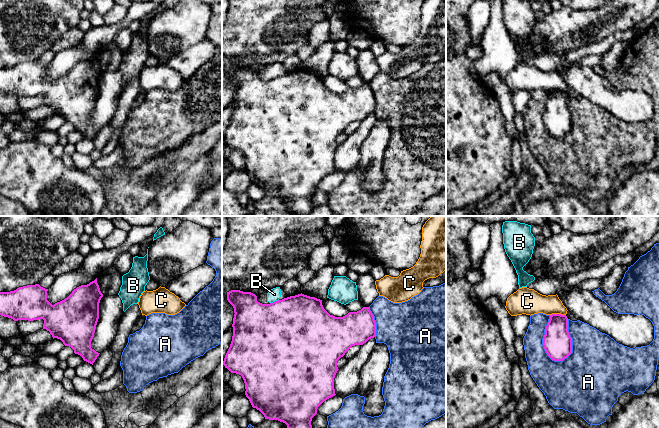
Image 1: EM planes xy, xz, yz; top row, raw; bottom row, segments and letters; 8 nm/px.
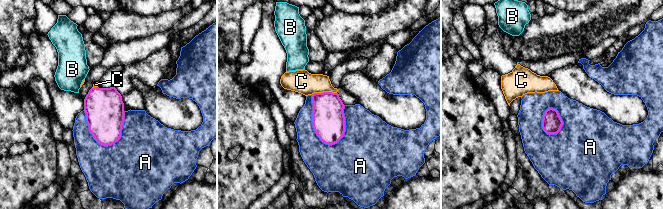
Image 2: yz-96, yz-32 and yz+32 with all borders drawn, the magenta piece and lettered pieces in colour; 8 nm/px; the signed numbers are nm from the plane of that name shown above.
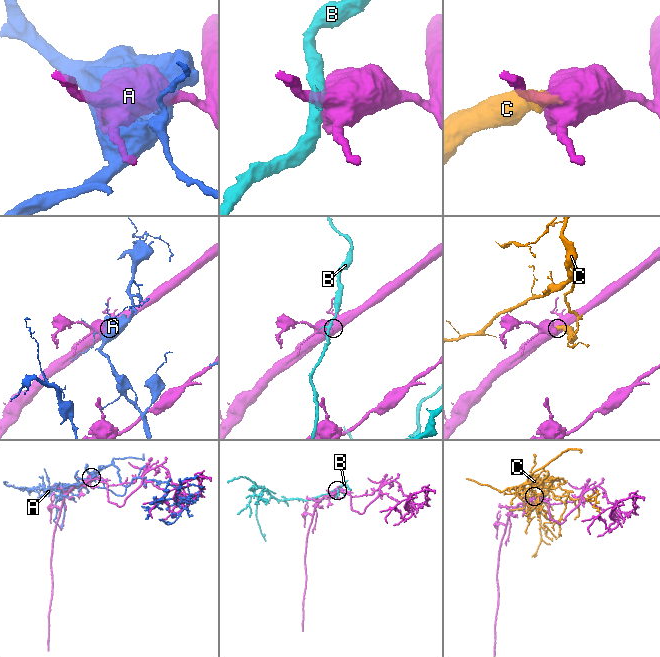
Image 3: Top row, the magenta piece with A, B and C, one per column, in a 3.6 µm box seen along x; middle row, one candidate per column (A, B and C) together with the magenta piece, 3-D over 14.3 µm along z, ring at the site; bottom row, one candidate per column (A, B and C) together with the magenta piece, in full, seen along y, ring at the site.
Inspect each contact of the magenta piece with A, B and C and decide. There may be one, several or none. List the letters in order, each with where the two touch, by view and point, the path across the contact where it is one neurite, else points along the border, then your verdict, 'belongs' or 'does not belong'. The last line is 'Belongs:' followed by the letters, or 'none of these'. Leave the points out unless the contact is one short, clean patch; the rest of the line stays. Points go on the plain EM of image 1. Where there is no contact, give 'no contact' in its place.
A: yz (543, 118) | does not belong
B: xz (275, 77) | does not belong
C: yz (557, 90) | along yz (565, 90), (550, 91) | does not belong
Belongs: none of these

